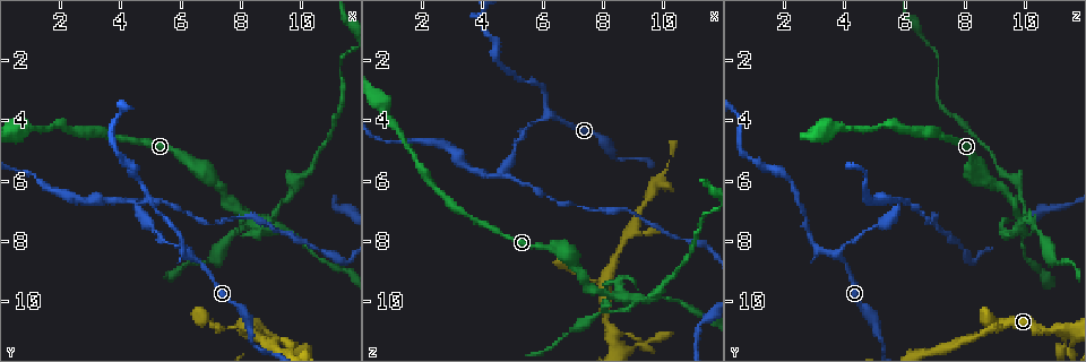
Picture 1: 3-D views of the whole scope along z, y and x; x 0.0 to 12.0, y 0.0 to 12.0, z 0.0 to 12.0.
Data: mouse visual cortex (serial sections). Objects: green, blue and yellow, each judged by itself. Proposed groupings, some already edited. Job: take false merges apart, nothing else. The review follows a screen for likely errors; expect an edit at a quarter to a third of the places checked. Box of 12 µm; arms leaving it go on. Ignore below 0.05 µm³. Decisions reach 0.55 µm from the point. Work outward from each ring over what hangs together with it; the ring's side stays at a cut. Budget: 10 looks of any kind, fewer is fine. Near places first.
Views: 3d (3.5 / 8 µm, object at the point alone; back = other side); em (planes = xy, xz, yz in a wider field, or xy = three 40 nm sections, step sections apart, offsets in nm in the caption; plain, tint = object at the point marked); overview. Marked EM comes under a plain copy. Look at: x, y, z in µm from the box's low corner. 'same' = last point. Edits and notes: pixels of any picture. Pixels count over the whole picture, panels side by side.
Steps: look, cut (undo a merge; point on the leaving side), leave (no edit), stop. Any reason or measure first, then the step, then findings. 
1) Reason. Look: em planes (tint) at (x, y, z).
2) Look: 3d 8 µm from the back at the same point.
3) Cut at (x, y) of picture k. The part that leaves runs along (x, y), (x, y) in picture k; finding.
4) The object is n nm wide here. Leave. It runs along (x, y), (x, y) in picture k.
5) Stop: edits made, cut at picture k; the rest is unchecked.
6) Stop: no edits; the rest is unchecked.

Looks like a crossing. Look: 3d 3.5 µm at (8.3, 7.3, 9.8).

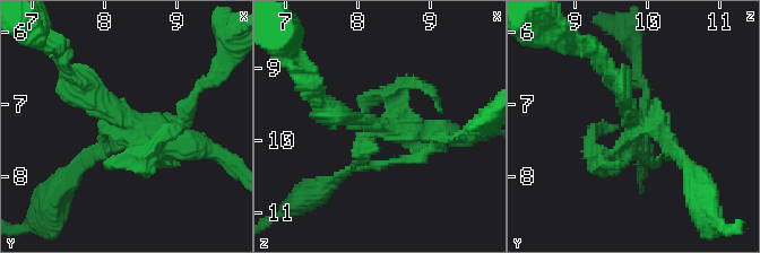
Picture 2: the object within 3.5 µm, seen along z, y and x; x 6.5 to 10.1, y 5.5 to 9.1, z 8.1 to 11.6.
Look: em xy step 5 (tint) at (8.30, 7.25, 9.75).

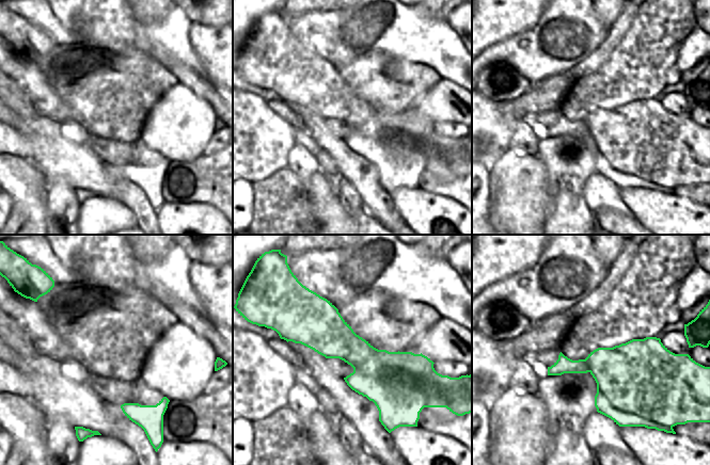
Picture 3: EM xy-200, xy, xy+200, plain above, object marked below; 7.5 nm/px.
Cut at (129, 156) of picture 2. The part that leaves runs along (180, 121), (236, 31) in picture 2; a second cell is stuck on.

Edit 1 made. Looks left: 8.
Redraw. Look: overview.

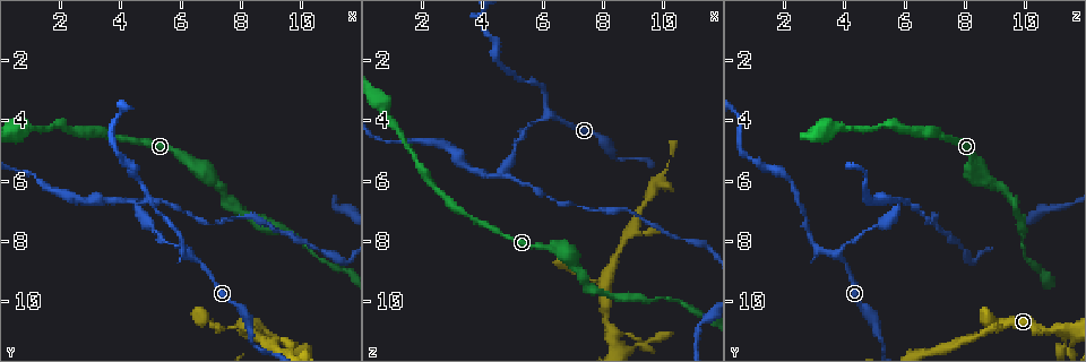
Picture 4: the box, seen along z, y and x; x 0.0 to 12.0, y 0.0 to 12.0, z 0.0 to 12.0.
Thin arm on a thick one. Look: 3d 3.5 µm at (8.4, 11.0, 11.1).

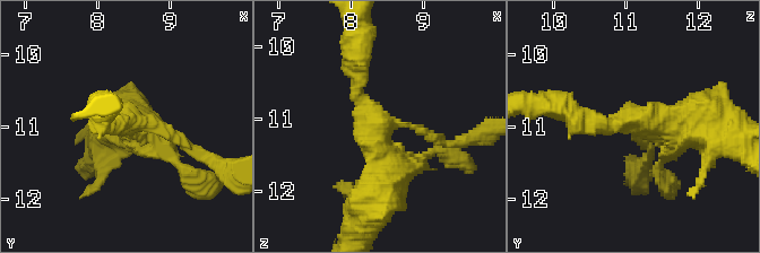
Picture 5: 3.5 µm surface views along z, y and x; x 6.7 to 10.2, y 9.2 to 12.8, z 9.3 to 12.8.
3 arms meet here; the arms are 150, 200, 450 nm wide; need the tissue. Look: em xy step 1 (tint) at (8.45, 10.95, 11.05).

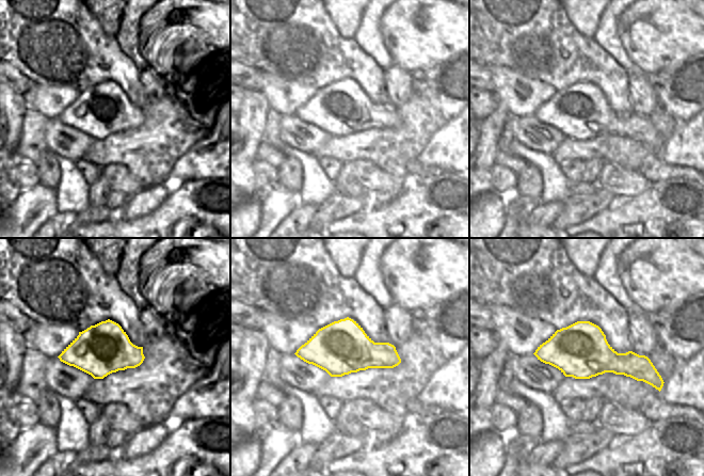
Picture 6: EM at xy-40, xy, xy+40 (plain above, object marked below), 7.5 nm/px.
The object is 400 nm wide here. Leave. It runs along (357, 60), (378, 153), (413, 164) in picture 5; continuous, no second cell.

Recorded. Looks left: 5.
Narrows sharply. Look: em xy step 5 (tint) at (10.0, 8.0, 9.9).

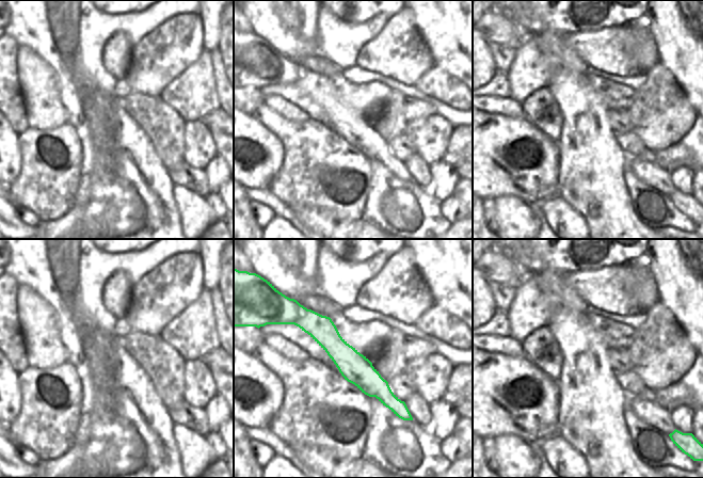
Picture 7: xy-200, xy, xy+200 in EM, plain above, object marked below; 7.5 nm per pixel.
See where the arms go. Look: 3d 3.5 µm at the same point.

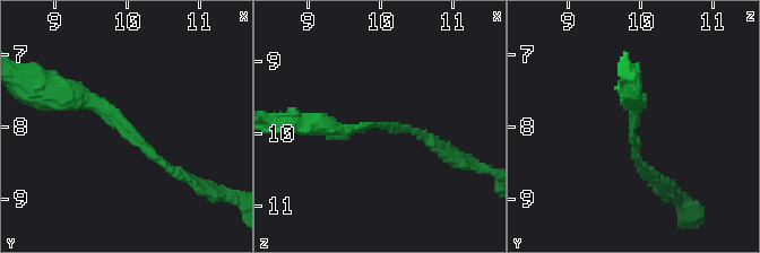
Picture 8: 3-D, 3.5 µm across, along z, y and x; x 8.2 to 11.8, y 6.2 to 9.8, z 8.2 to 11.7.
Leave. All the same cell.

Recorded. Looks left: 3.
Three arms meet. Look: 3d 3.5 µm at (6.2, 8.4, 3.8).

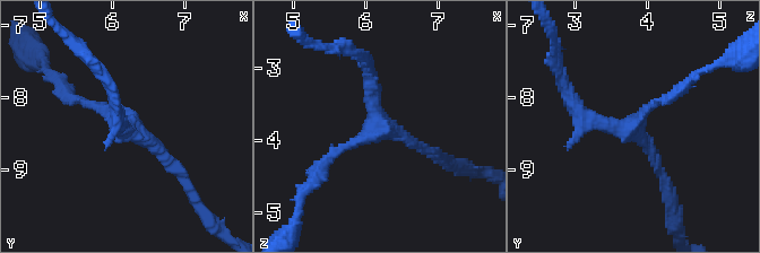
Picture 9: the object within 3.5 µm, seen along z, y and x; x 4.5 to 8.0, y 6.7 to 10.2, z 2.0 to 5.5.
3 arms meet here; the arms are 100, 150, 250 nm wide; need the tissue. Look: em xy step 1 (tint) at (6.25, 8.40, 3.80).

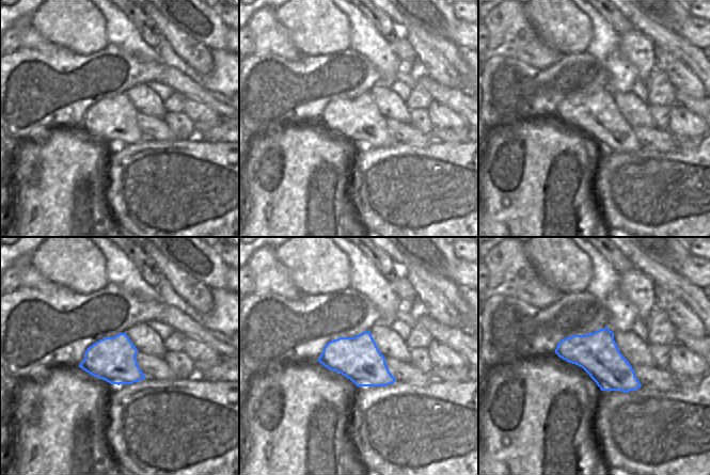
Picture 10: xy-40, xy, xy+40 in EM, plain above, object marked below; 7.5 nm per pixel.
Leave. It runs along (183, 176), (106, 107), (71, 96) in picture 9; all the same cell.

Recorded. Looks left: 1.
Stop: edits made, cut at picture 2; the rest is unchecked.

